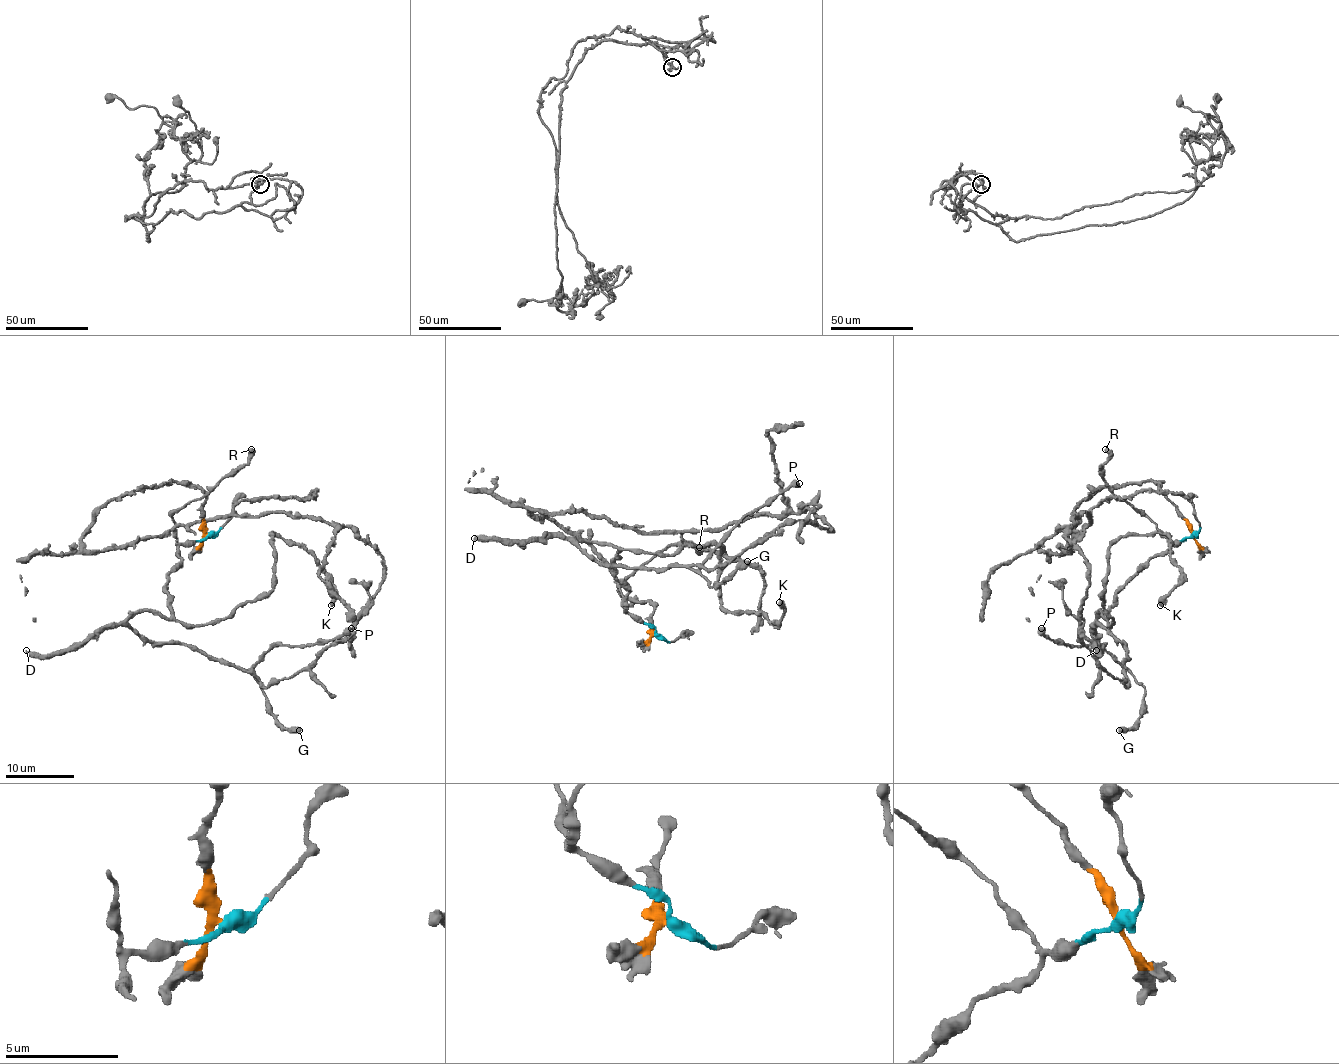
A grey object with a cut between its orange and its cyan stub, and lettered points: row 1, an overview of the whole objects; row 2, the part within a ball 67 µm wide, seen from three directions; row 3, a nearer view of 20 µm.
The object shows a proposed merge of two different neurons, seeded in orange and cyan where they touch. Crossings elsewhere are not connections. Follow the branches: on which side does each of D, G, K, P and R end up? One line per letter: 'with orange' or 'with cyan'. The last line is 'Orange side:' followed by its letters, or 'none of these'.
D: with cyan
G: with cyan
K: with cyan
P: with cyan
R: with cyan
Orange side: none of these

